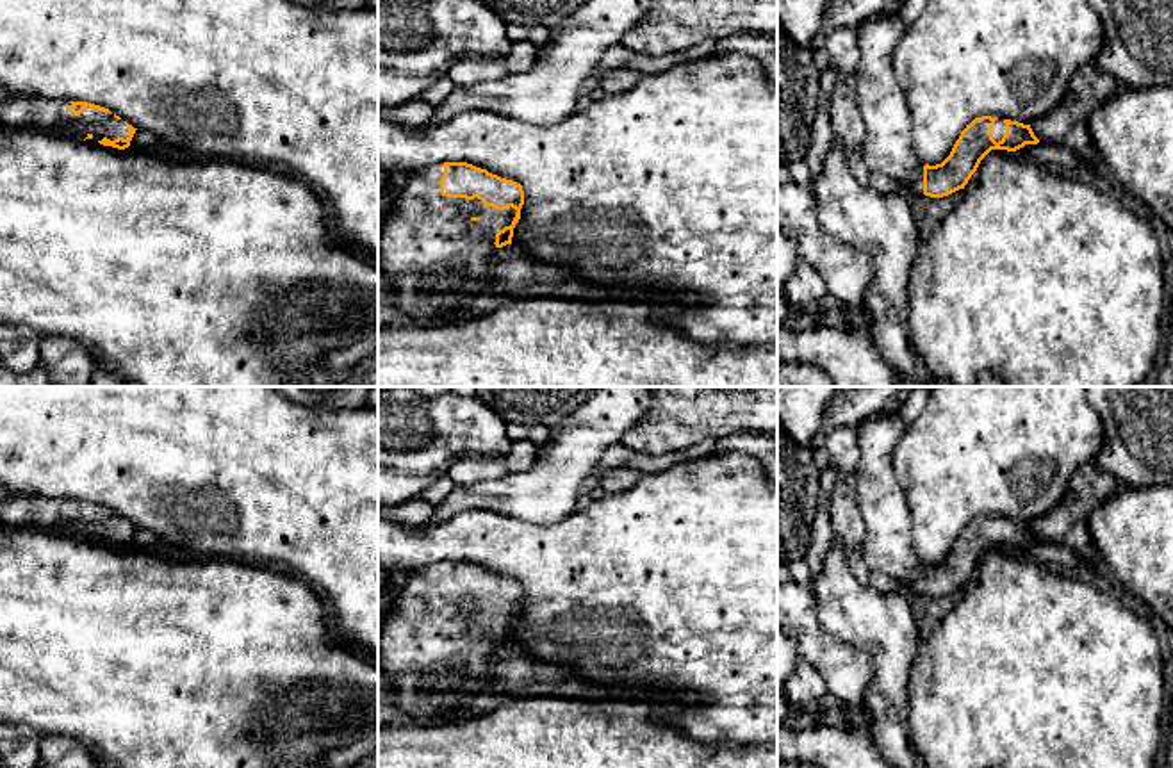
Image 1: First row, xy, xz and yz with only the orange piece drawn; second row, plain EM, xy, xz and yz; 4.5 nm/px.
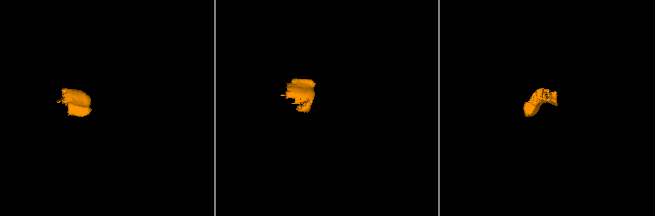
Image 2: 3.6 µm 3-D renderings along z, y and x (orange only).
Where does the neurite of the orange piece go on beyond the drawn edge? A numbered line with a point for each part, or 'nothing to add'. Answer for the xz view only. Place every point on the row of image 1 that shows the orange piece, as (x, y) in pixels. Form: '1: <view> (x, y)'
1: xz (437, 259)

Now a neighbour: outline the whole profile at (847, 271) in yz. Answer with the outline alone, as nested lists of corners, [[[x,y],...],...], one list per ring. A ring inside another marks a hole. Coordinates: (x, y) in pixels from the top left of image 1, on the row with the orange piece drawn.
[[[777,185],[777,228],[797,242],[799,258],[822,274],[834,303],[861,306],[874,278],[870,255],[820,225],[811,185]]]

